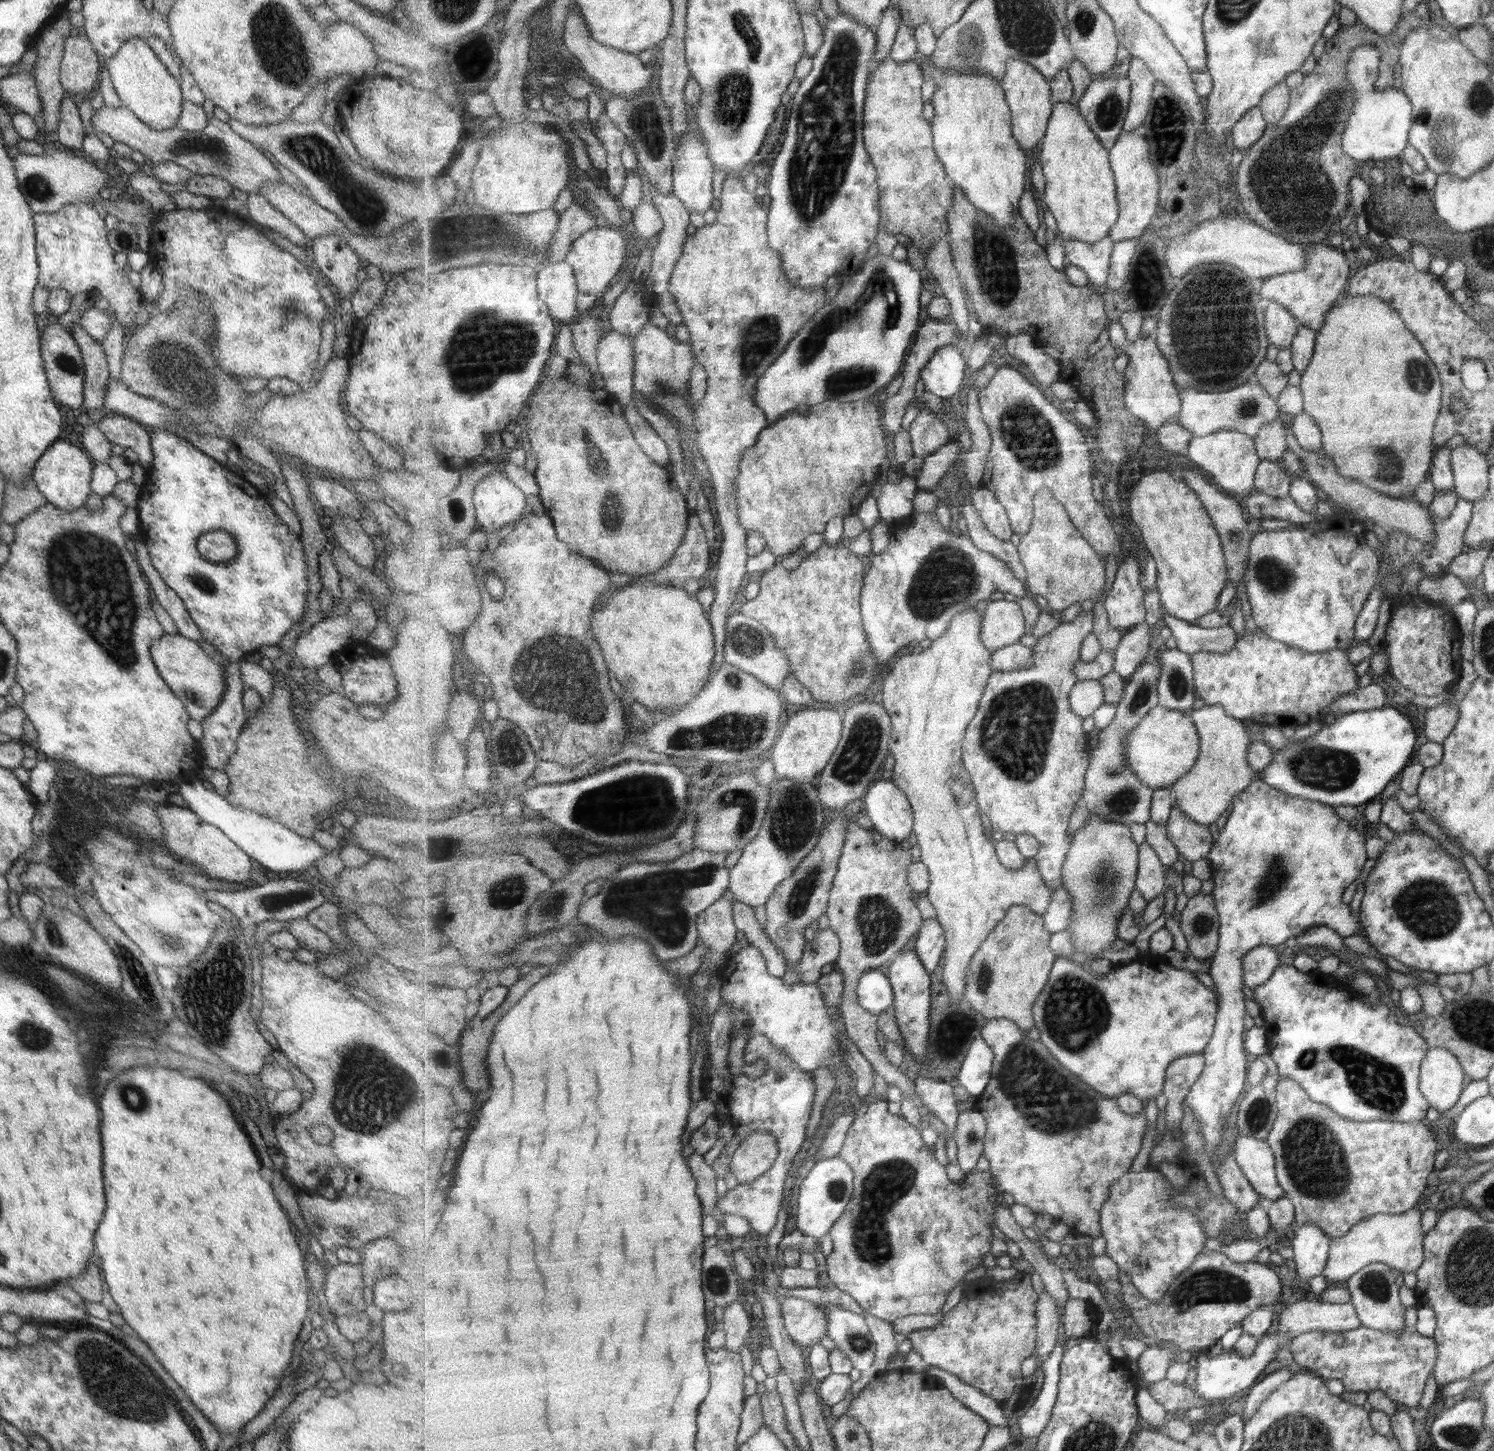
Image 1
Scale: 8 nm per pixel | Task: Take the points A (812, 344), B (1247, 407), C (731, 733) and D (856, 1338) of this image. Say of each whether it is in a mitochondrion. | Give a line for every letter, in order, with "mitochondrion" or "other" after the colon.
A: mitochondrion
B: mitochondrion
C: mitochondrion
D: mitochondrion

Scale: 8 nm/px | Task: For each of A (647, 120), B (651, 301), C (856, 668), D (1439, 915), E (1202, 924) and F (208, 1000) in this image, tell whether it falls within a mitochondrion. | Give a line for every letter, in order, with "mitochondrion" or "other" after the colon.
A: mitochondrion
B: other
C: mitochondrion
D: mitochondrion
E: mitochondrion
F: mitochondrion

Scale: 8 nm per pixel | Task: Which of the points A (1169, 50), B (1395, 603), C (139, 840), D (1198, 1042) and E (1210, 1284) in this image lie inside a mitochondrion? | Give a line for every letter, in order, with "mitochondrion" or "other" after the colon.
A: other
B: other
C: other
D: other
E: mitochondrion

